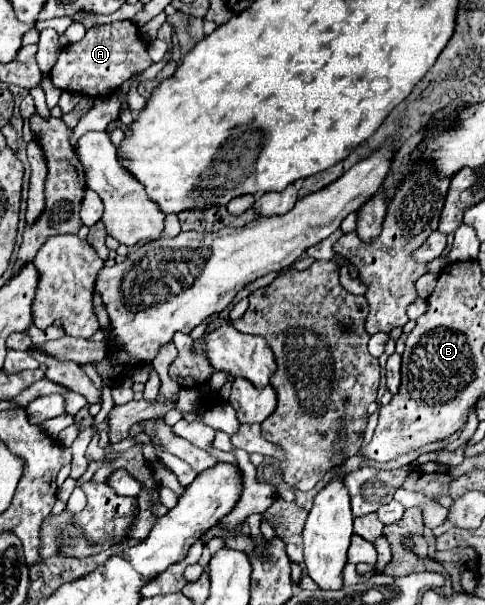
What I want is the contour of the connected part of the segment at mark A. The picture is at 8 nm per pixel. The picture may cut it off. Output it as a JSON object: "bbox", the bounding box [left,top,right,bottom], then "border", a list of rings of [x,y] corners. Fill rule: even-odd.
{"bbox":[50,19,152,97],"border":[[[126,19],[92,27],[80,43],[66,45],[60,51],[58,63],[50,71],[50,81],[60,91],[72,91],[86,97],[106,97],[128,81],[130,75],[144,71],[150,65],[152,59],[148,57],[148,43],[142,39],[138,27]]]}

